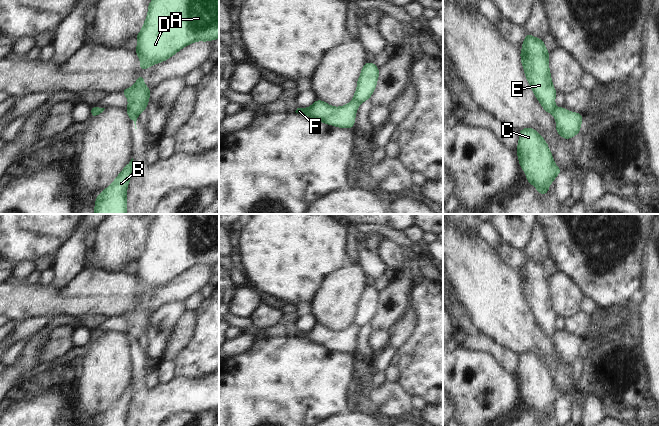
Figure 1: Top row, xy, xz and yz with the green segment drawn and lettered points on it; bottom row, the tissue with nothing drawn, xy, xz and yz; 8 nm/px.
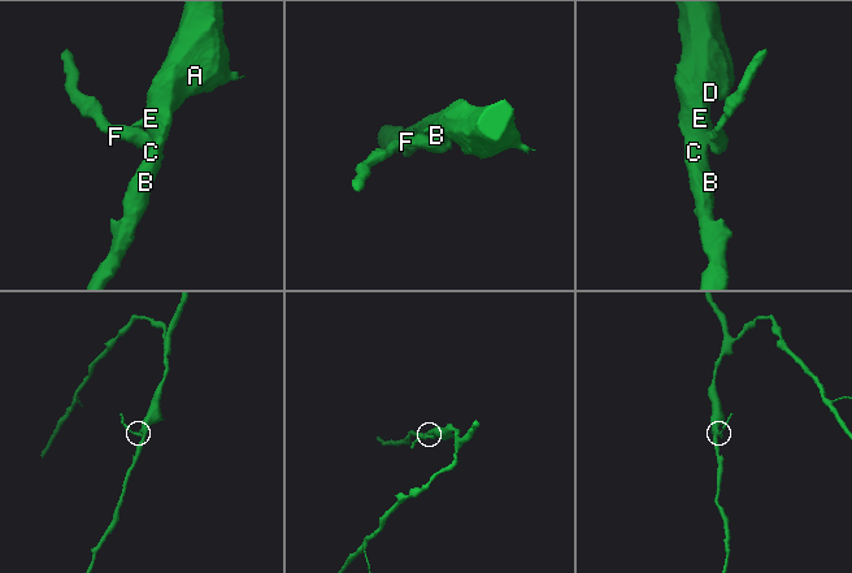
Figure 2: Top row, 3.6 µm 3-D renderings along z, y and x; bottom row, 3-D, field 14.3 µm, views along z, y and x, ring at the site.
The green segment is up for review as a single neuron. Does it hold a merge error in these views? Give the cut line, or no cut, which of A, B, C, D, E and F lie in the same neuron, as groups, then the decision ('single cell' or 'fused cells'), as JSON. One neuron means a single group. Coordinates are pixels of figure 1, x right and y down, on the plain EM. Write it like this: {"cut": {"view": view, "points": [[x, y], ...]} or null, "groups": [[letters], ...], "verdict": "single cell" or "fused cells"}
{"cut": {"view": "xz", "points": [[352, 324], [358, 328]]}, "groups": [["A", "B", "C", "D", "E"], ["F"]], "verdict": "fused cells"}

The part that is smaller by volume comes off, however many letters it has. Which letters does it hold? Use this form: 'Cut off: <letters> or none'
Cut off: F

